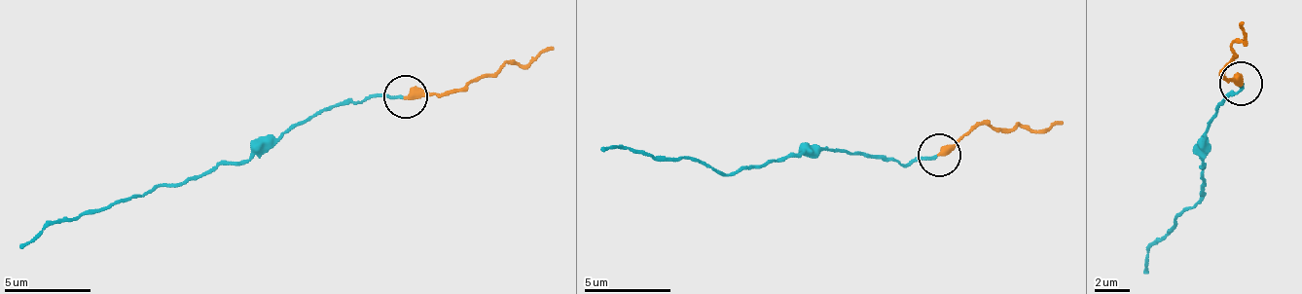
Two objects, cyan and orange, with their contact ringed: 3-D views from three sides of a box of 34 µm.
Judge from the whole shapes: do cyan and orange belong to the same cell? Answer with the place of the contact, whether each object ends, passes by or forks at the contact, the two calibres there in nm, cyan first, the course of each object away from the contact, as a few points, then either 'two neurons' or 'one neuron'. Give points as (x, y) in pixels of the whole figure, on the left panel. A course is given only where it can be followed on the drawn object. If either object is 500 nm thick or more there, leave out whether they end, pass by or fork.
place (405, 96); cyan ends; orange ends; calibres 170 and 460 nm; course cyan (404, 97), (364, 97), (321, 109), (255, 150), (199, 176), (156, 185), (141, 197), (45, 223), (19, 249); course orange (404, 97), (459, 88), (490, 76), (504, 62), (528, 63), (553, 46); two neurons

